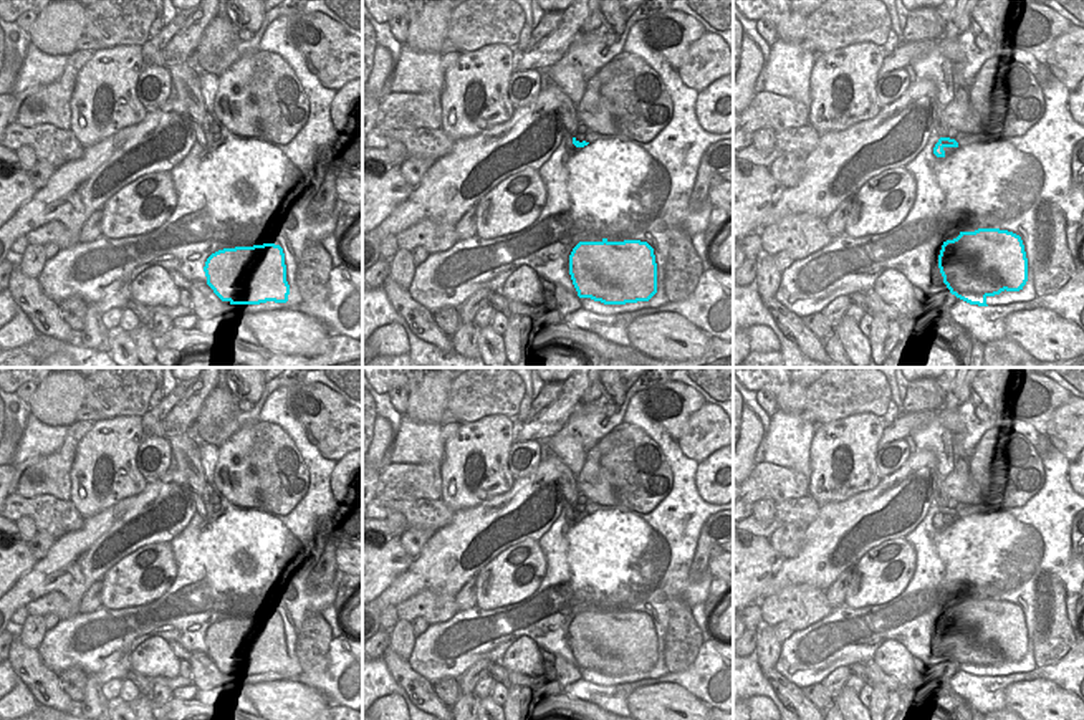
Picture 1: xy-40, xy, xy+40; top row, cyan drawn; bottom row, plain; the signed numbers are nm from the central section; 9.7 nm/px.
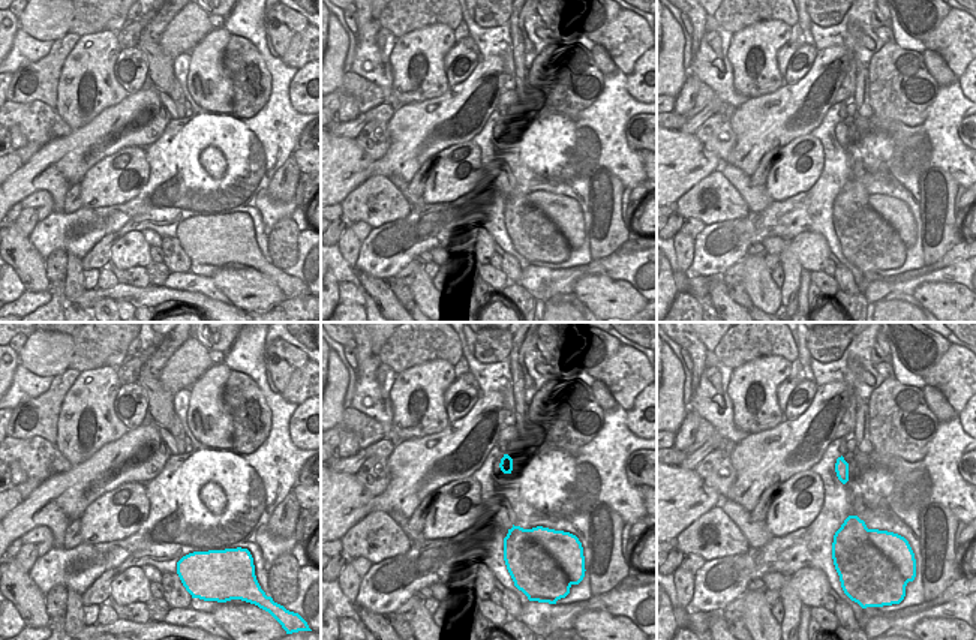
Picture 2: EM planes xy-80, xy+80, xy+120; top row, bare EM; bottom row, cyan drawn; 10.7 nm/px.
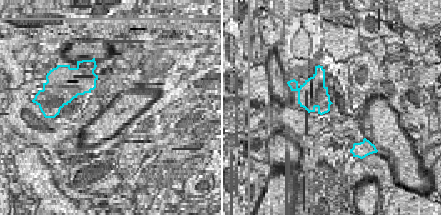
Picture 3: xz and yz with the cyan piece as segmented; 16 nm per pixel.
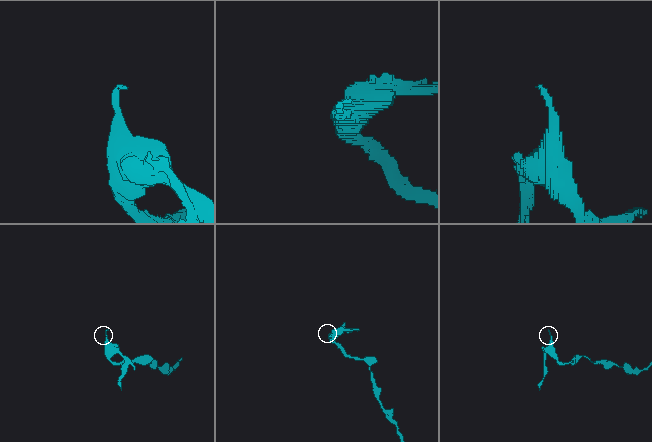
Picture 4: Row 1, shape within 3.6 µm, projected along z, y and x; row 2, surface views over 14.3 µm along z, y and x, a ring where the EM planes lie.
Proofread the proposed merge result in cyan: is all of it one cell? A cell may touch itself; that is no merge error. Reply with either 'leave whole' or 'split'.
split

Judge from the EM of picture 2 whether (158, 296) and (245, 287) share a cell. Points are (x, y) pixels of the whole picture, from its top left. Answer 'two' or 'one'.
two

